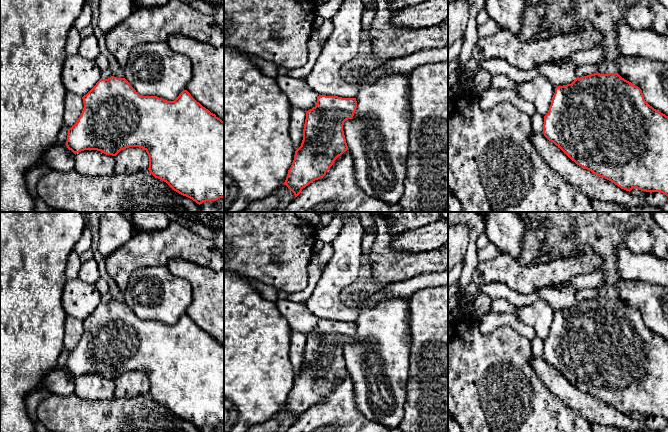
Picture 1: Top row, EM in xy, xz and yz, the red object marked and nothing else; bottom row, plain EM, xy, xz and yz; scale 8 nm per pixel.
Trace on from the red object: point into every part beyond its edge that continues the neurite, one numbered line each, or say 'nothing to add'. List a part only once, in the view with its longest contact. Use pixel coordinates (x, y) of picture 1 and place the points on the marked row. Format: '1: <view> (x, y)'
nothing to add

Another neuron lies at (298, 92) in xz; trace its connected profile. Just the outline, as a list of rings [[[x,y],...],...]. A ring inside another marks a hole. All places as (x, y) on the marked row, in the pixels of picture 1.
[[[287,74],[278,75],[276,81],[292,107],[298,107],[307,112],[316,106],[319,94],[309,87],[305,78],[293,78]]]

